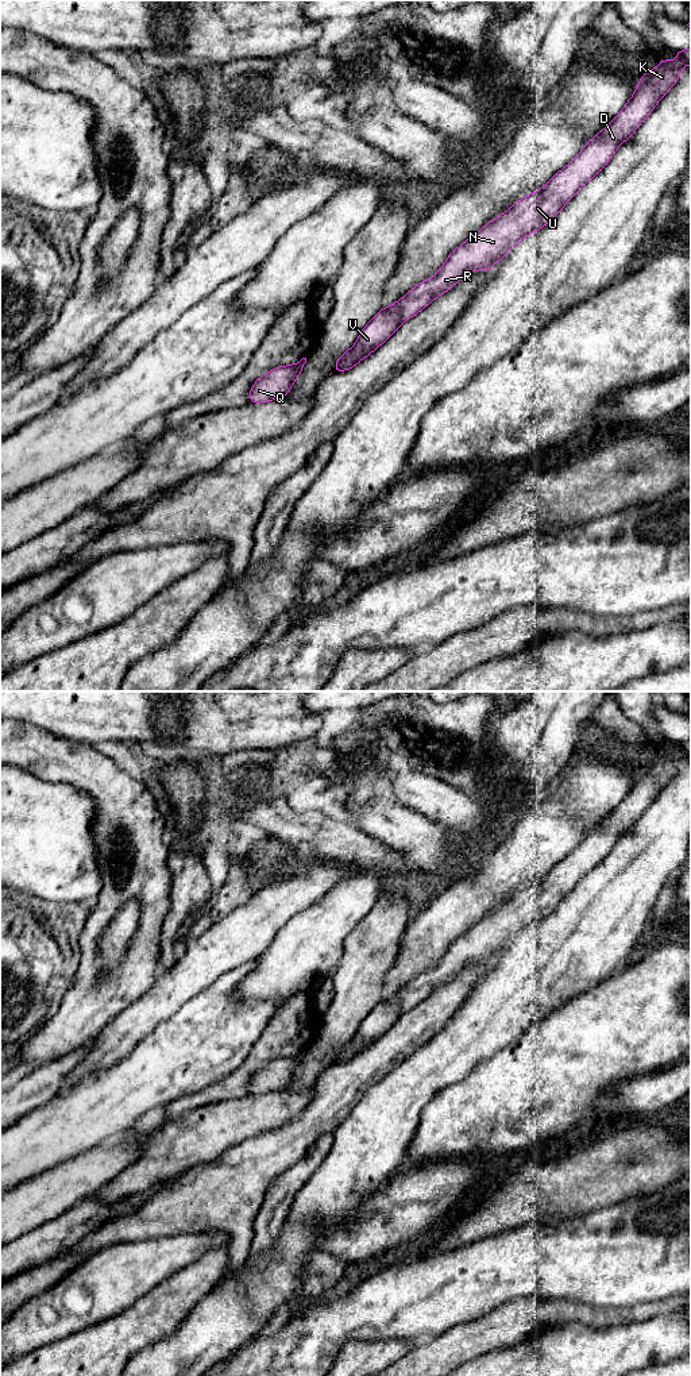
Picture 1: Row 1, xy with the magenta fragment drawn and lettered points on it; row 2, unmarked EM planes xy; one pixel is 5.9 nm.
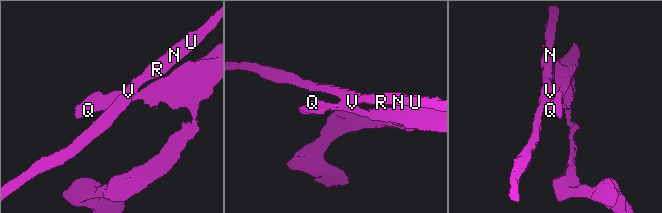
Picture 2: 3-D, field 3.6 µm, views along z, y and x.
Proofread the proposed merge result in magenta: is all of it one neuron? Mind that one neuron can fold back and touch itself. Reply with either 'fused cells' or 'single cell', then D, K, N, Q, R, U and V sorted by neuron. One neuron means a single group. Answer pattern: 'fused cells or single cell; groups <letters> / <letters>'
fused cells; groups D K N R U V / Q

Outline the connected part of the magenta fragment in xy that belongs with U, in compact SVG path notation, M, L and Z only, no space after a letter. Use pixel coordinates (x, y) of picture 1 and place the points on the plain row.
M691 740L676 741L678 753L660 751L653 762L648 762L624 801L592 830L565 859L557 863L540 882L528 886L512 897L509 902L489 913L475 926L455 940L436 967L416 976L391 998L382 999L362 1021L354 1041L372 1044L385 1034L408 1010L417 1006L436 988L449 982L458 972L474 961L491 961L520 932L547 917L561 899L610 852L621 835L628 832L637 818L648 809L661 789L676 775L683 756L691 756Z

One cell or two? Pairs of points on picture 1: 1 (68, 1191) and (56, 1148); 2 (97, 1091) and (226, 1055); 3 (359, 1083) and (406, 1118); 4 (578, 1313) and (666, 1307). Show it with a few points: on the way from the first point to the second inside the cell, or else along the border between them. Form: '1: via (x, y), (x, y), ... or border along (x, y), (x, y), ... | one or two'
1: border along (89, 1151), (77, 1153), (31, 1178) | two
2: via (130, 1087), (182, 1055), (193, 1055) | one
3: border along (393, 1068), (375, 1082), (348, 1113) | two
4: via (599, 1314), (633, 1314), (644, 1311) | one

